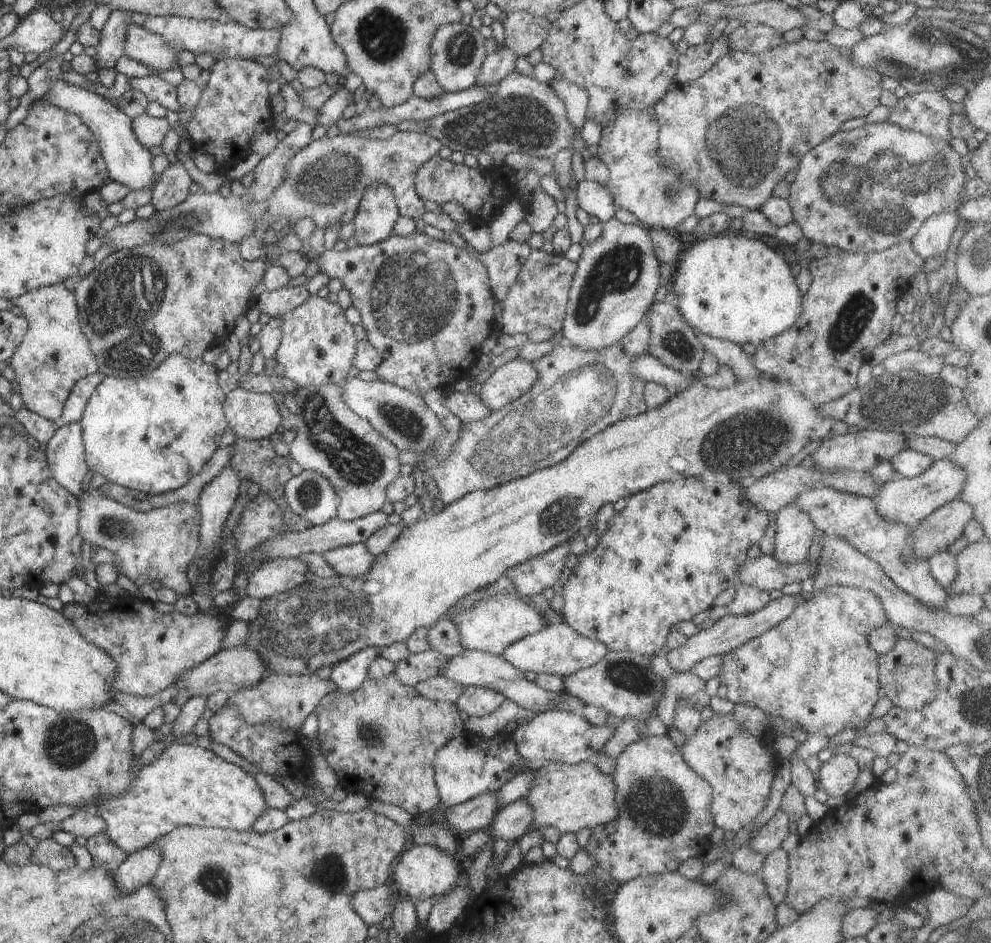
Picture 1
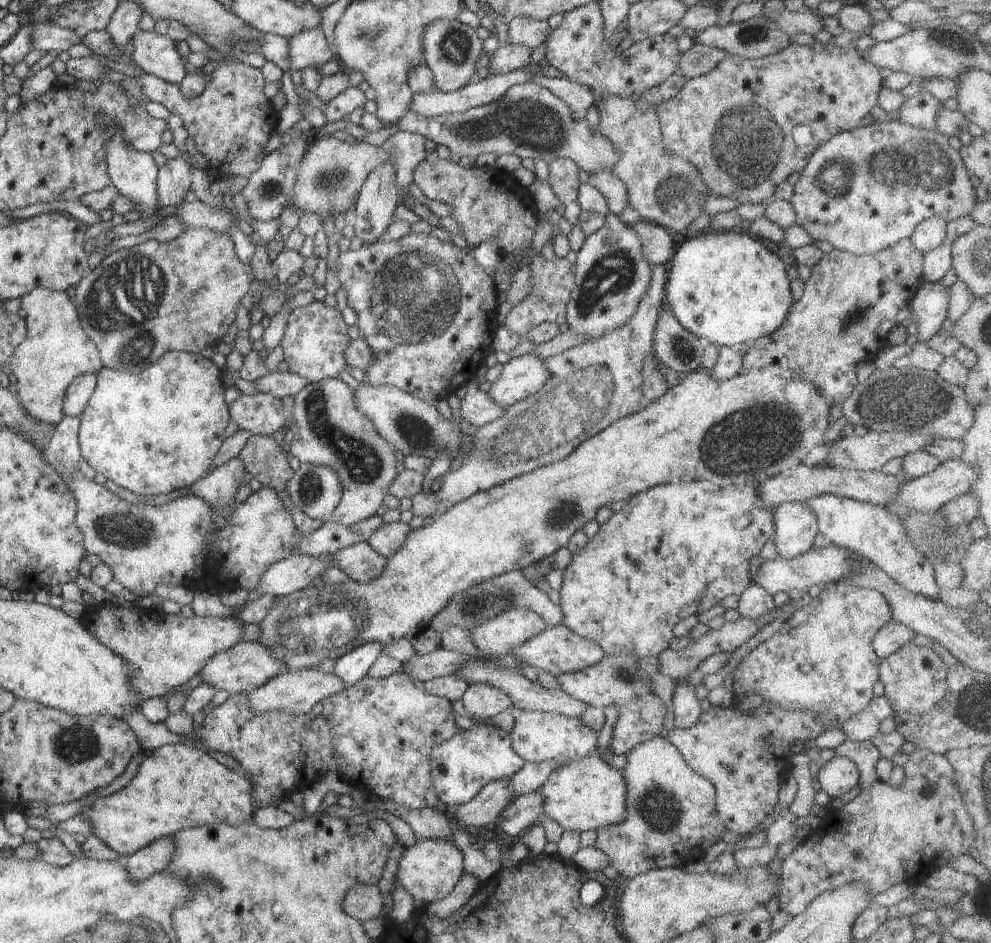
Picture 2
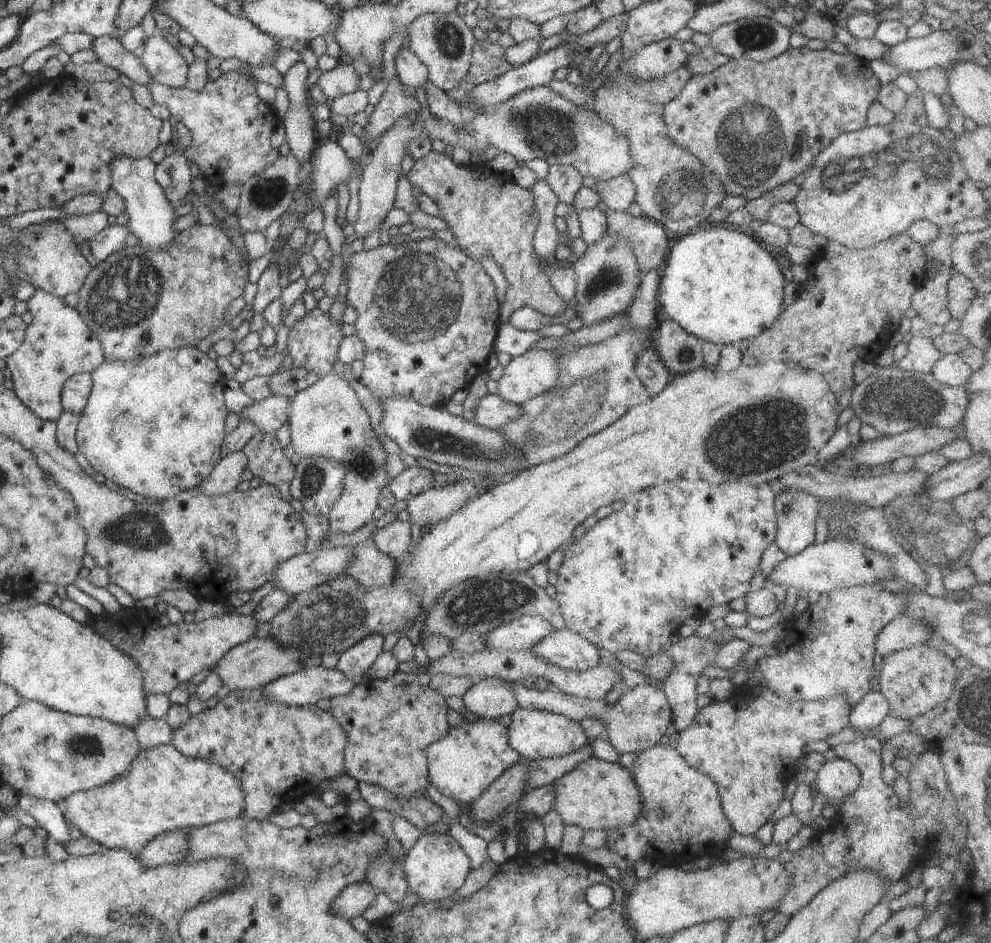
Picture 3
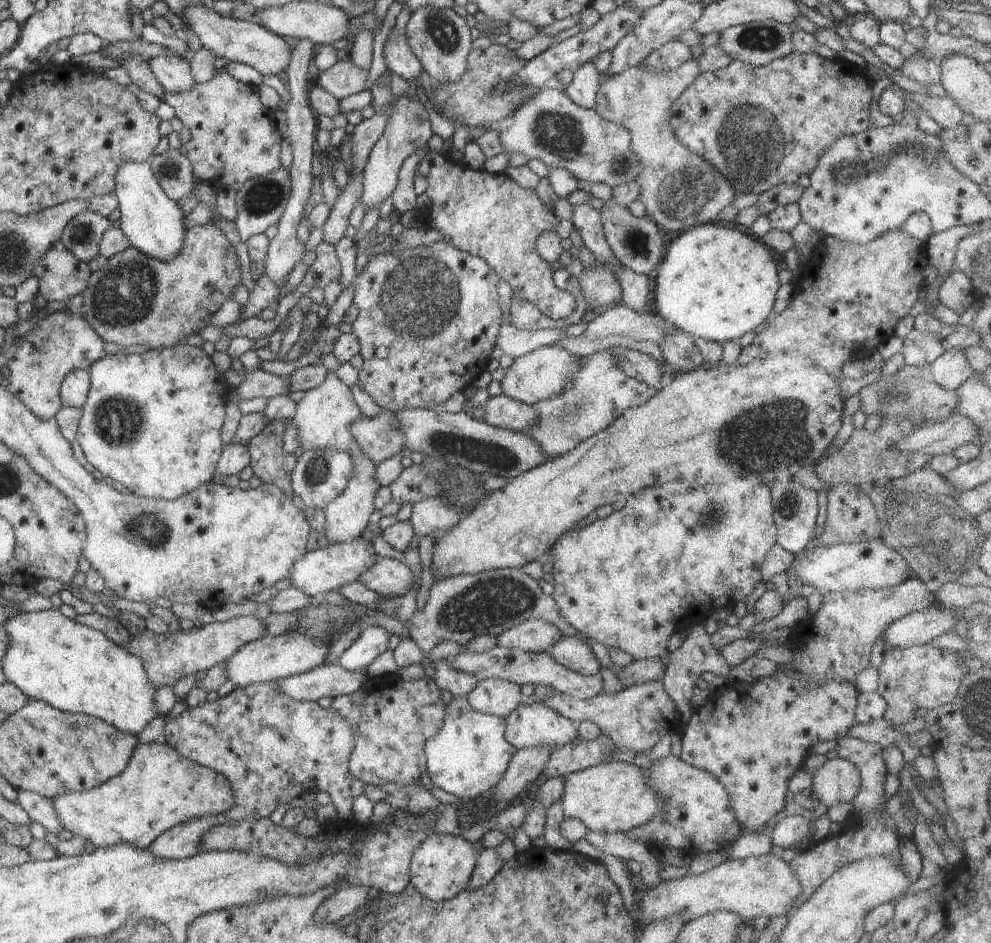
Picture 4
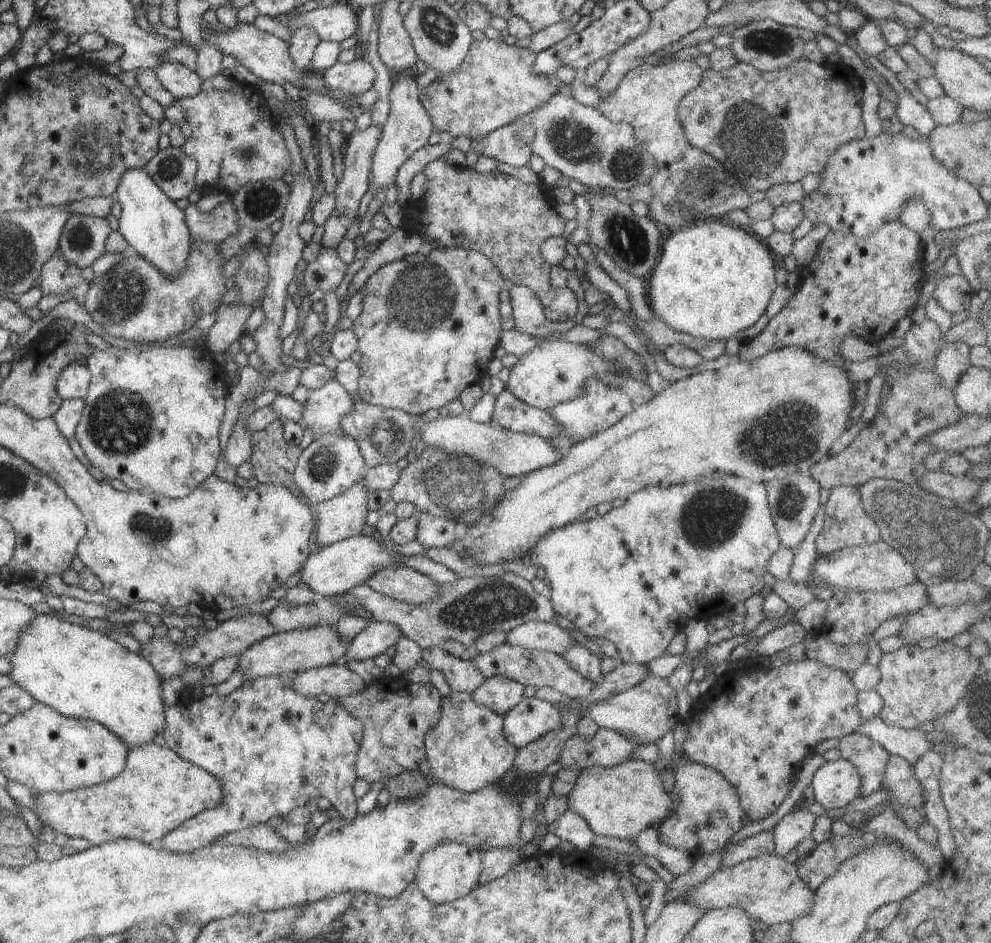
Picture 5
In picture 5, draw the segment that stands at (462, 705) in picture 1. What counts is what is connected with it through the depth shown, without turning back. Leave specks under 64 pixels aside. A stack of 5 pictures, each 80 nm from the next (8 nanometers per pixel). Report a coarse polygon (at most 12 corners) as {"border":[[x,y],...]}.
{"border":[[493,677],[471,693],[474,704],[503,717],[523,700],[522,687]]}

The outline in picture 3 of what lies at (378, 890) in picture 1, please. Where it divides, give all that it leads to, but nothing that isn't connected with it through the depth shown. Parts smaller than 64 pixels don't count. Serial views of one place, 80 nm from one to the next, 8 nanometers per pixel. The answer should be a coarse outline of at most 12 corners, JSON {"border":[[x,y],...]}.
{"border":[[368,882],[350,884],[332,902],[345,920],[362,916],[379,891]]}

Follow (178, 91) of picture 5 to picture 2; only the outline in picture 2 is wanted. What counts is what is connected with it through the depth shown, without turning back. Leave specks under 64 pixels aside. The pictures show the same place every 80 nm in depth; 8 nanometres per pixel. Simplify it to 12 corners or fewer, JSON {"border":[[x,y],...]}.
{"border":[[138,30],[131,60],[146,74],[175,85],[186,61],[174,42]]}

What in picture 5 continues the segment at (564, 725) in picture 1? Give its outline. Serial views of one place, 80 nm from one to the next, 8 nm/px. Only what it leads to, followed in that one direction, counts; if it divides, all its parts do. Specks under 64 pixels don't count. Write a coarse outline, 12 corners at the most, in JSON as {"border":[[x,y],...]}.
{"border":[[536,697],[502,718],[517,750],[562,726],[559,710]]}

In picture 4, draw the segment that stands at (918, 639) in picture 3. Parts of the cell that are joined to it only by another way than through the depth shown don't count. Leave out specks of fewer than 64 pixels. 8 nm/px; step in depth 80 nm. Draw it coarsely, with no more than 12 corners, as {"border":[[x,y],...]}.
{"border":[[937,605],[888,626],[884,649],[929,645],[958,622]]}

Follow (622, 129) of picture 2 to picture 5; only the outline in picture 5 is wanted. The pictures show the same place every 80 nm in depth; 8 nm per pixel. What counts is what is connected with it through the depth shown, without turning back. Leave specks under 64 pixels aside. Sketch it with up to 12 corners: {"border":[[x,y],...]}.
{"border":[[696,62],[641,63],[597,110],[654,158],[670,232],[745,210],[751,192],[686,142]]}

